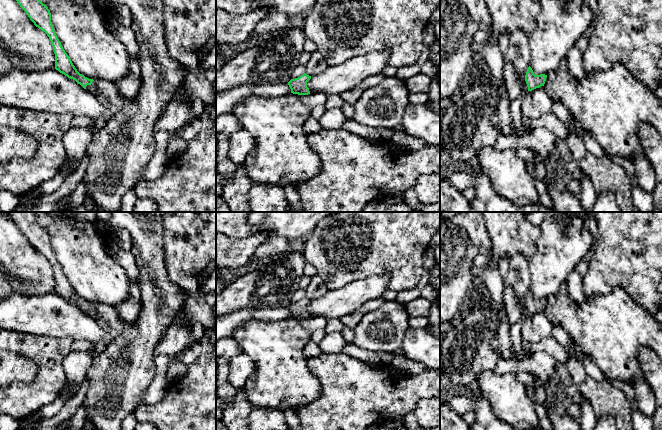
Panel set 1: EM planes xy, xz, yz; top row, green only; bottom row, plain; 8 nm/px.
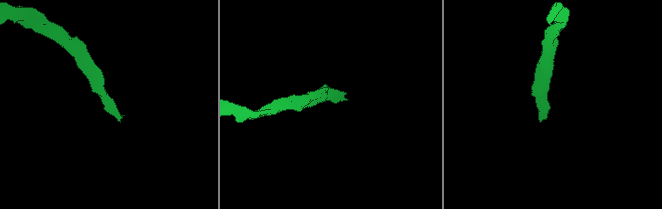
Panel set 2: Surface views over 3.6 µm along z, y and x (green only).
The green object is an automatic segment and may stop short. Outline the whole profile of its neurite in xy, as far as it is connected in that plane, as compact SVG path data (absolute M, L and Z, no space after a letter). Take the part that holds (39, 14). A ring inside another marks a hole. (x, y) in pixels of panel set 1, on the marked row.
M16 0L20 7L26 12L30 20L36 27L44 31L49 37L54 54L55 69L70 79L75 80L84 89L94 94L100 95L107 101L110 111L115 114L125 107L132 107L135 101L132 98L124 97L119 94L115 83L108 81L94 81L80 74L71 59L63 49L61 42L55 34L51 14L48 7L40 0Z

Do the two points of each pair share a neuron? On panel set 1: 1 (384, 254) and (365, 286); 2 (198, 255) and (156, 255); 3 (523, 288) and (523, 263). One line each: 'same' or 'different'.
1: different
2: different
3: same

